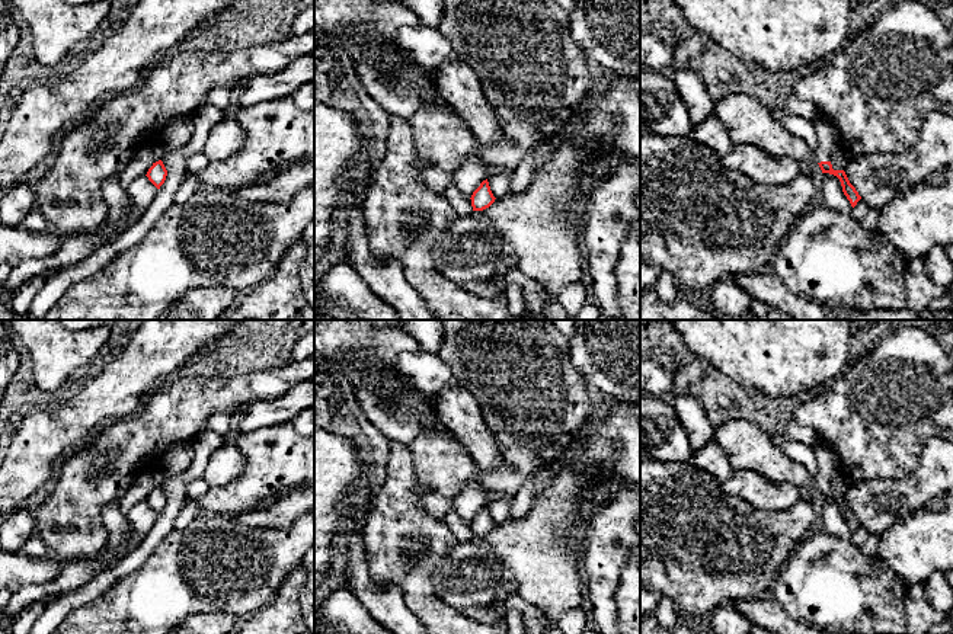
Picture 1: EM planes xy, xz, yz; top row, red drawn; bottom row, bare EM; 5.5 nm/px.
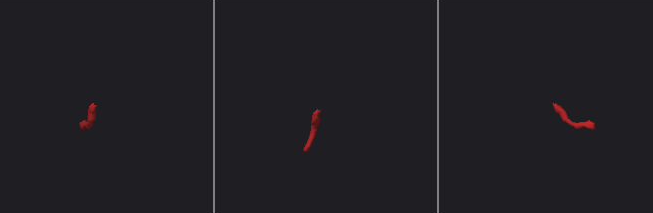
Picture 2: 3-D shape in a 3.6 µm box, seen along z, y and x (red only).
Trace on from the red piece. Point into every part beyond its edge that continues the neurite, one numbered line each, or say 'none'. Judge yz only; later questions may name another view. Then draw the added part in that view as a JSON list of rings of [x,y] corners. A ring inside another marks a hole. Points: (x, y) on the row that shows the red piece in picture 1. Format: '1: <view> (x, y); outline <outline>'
1: yz (827, 133); outline [[[821,113],[812,119],[812,124],[816,129],[816,137],[819,141],[815,151],[816,163],[831,161],[834,151],[841,147],[838,128]]]

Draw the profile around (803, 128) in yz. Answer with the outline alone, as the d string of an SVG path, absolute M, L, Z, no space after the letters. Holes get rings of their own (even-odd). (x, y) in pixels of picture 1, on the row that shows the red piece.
M784 108L773 109L774 116L796 137L802 138L815 153L819 141L812 121L789 113Z

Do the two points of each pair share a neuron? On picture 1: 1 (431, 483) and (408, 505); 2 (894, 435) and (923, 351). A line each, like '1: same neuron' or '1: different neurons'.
1: different neurons
2: same neuron

